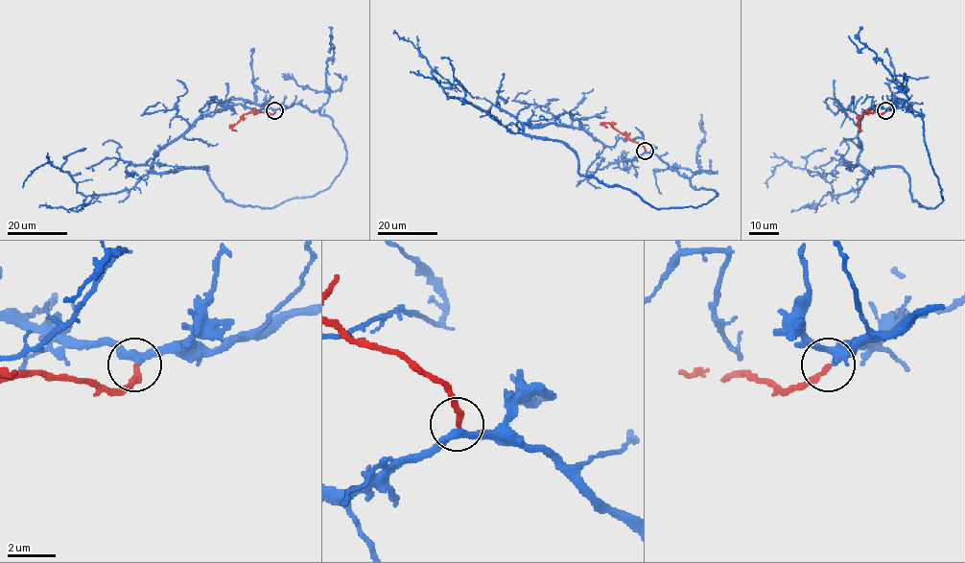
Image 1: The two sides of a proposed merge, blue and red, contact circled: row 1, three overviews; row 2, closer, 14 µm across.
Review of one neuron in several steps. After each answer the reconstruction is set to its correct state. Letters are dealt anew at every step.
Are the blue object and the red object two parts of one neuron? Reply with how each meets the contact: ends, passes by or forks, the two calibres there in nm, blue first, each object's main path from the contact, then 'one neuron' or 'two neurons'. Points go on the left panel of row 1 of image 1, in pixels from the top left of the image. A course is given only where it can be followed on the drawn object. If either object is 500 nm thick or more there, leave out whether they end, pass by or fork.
blue passes by; red ends there; 320 nm thick on the blue side, 240 nm on the other; blue runs (274, 111), (332, 121), (346, 157), (325, 189), (236, 204), (192, 167), (84, 196), (48, 161), (22, 188); red runs (274, 111), (272, 114), (245, 114), (233, 126), (236, 131); one neuron

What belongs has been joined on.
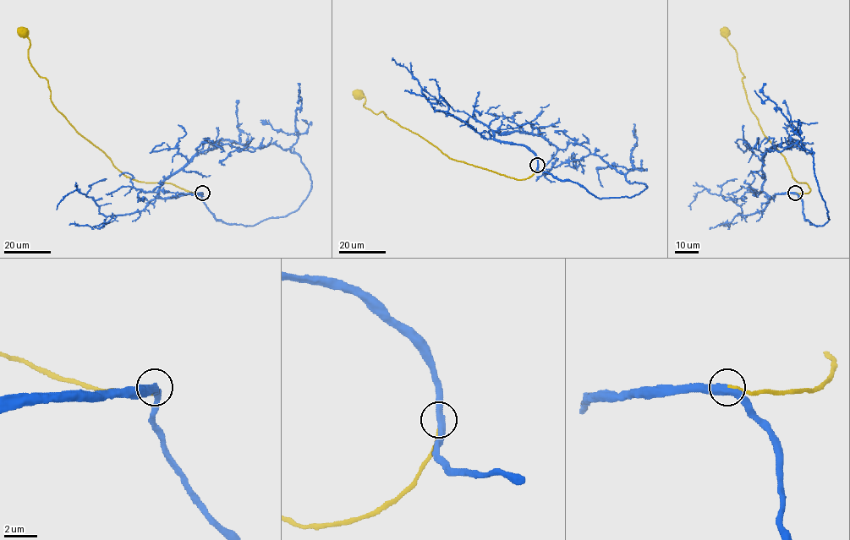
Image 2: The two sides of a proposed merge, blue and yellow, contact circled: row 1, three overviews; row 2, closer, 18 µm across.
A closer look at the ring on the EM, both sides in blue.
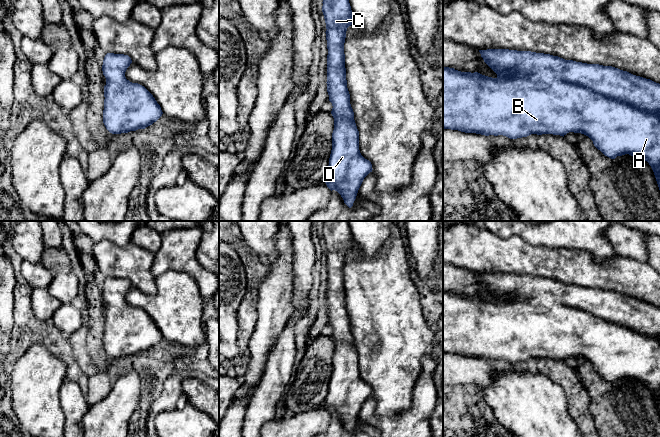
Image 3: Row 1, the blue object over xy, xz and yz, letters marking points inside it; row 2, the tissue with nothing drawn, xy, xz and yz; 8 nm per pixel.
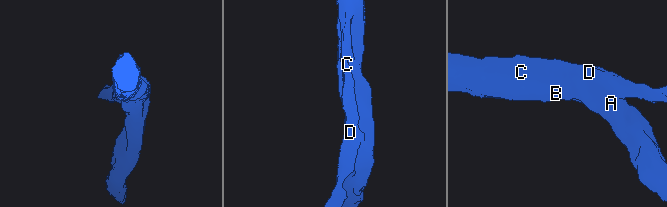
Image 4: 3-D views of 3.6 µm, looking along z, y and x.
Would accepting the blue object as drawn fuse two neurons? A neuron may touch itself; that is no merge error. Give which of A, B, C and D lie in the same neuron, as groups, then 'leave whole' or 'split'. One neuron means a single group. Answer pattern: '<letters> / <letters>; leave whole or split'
A B C D; leave whole

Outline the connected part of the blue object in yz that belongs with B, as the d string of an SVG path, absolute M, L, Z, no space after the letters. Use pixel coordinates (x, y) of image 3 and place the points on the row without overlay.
M509 273L479 274L484 286L497 298L496 302L482 299L478 296L461 296L454 292L443 291L443 353L458 354L465 357L476 357L485 360L503 359L510 363L527 361L531 358L553 358L565 360L569 356L588 360L594 370L605 380L615 383L617 380L629 378L638 380L651 390L660 414L660 308L650 303L633 299L627 295L612 290L587 288L573 284L565 284L550 278Z

